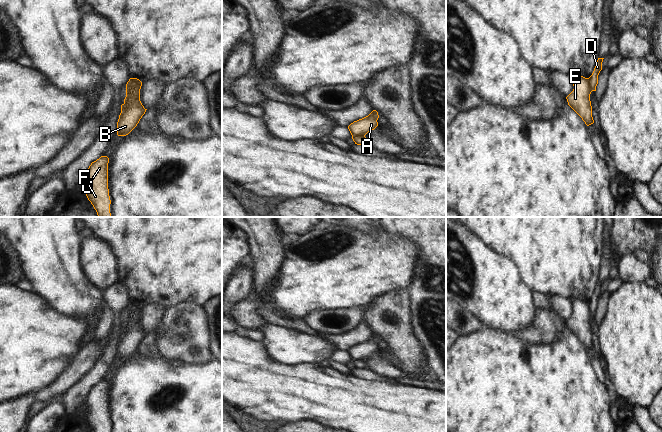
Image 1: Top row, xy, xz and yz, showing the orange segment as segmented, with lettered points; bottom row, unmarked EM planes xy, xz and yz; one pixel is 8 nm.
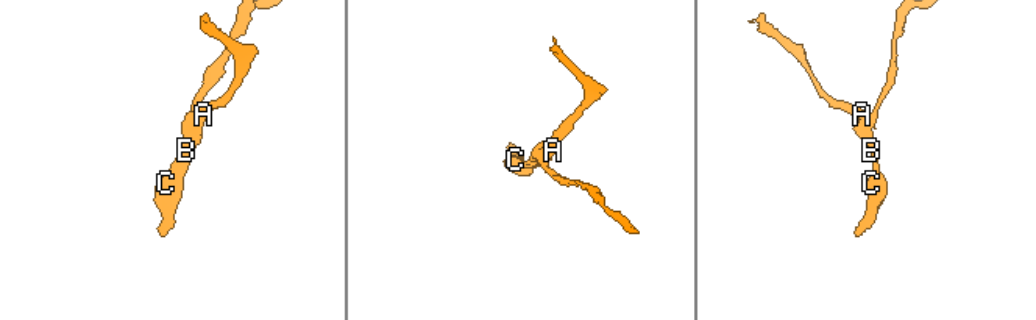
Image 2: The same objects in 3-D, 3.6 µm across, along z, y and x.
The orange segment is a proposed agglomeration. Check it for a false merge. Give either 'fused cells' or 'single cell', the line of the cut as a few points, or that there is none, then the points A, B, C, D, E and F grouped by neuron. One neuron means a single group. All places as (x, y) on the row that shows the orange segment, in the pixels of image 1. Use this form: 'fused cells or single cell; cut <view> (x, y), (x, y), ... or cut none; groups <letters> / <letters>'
fused cells; cut yz (587, 78), (591, 91); groups A B C E F / D

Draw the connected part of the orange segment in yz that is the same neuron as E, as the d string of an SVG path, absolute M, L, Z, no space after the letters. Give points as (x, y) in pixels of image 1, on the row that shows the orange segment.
M571 76L573 91L566 97L568 105L582 118L587 126L594 123L590 101L590 82L583 76Z

